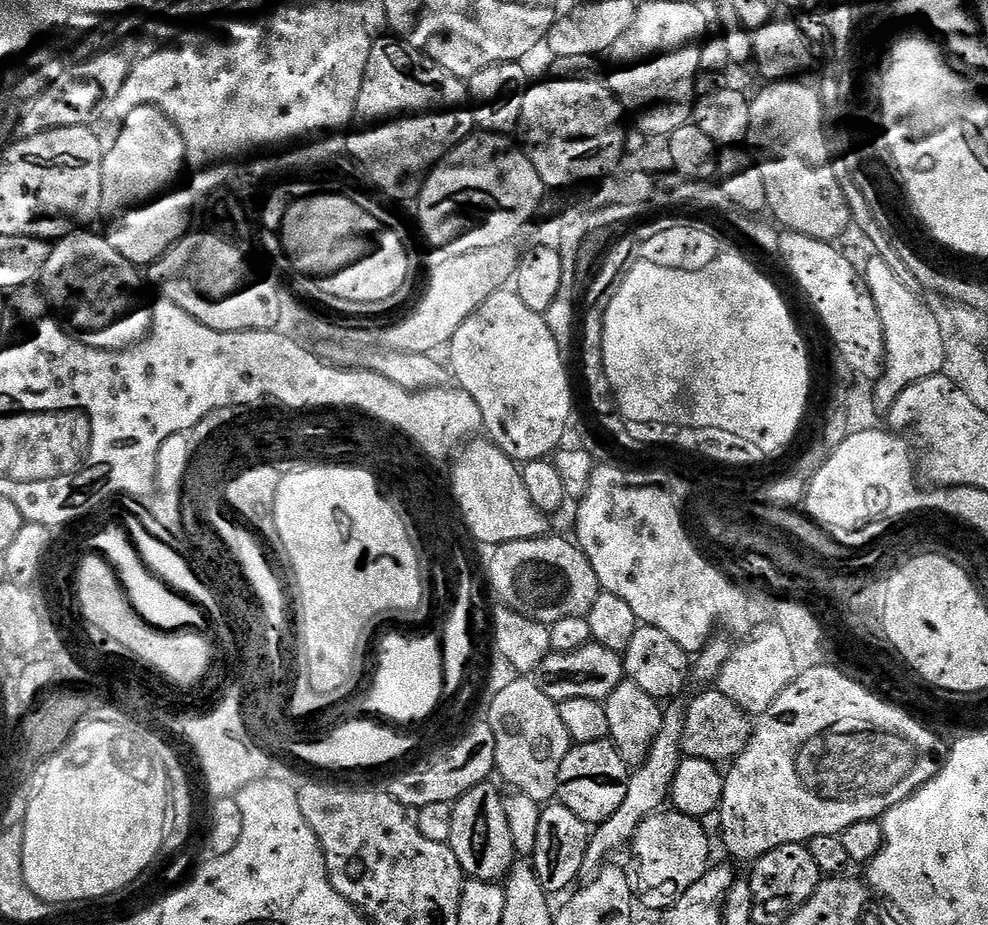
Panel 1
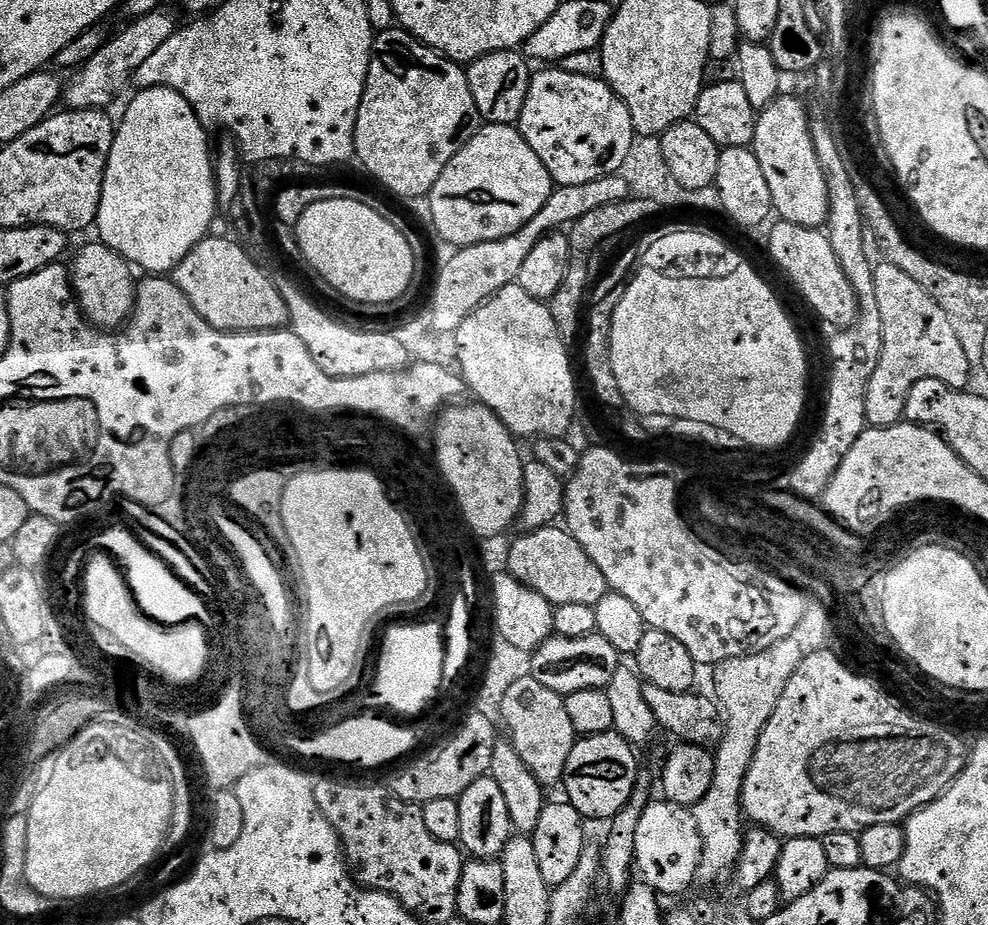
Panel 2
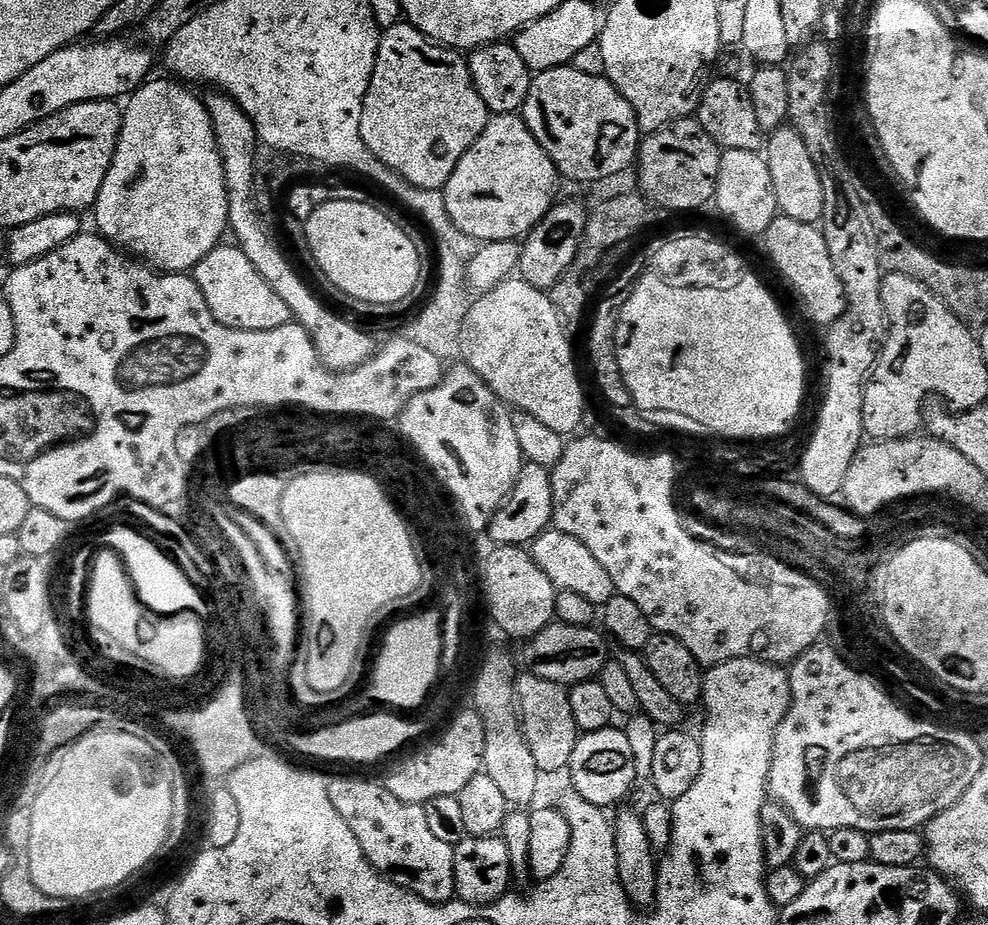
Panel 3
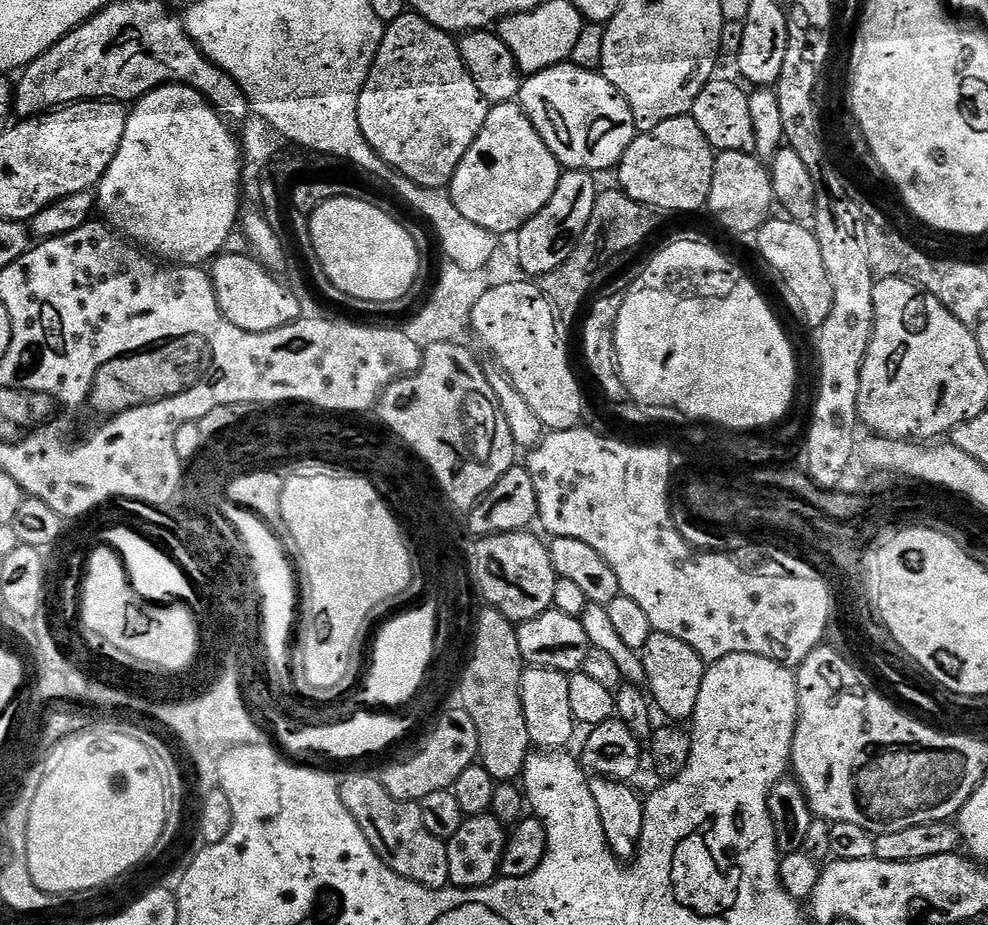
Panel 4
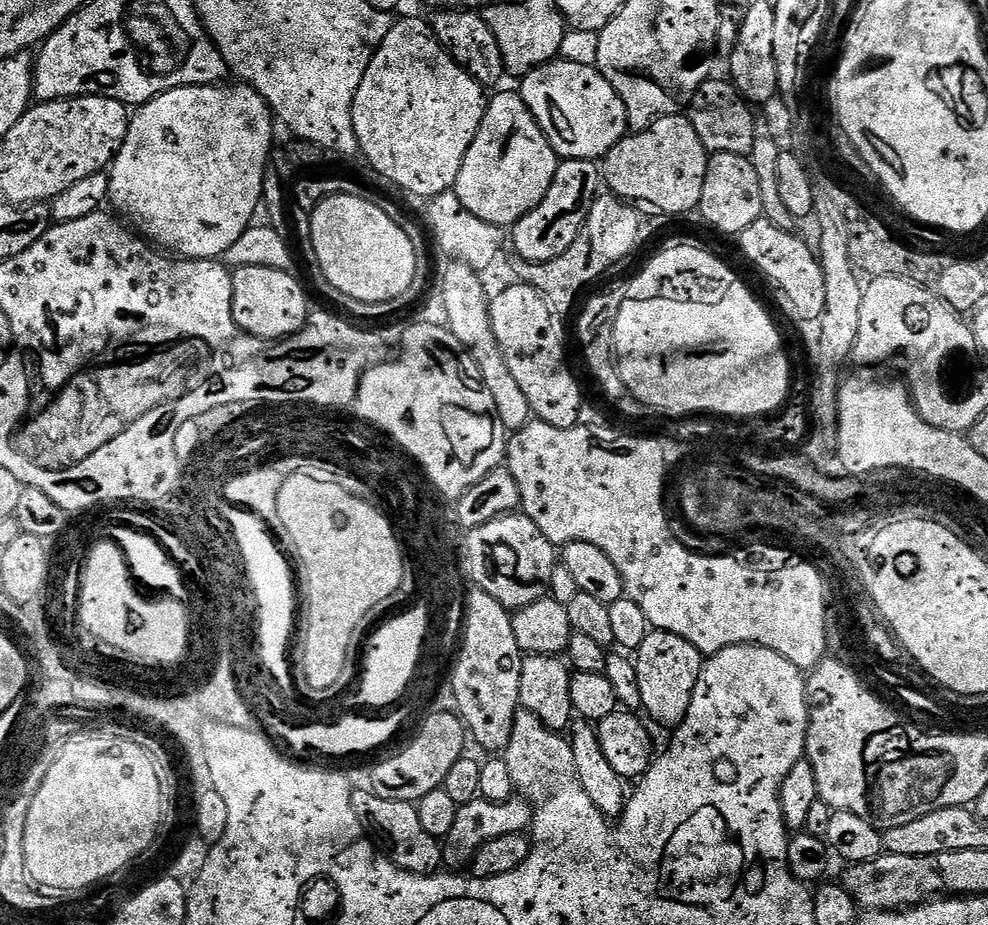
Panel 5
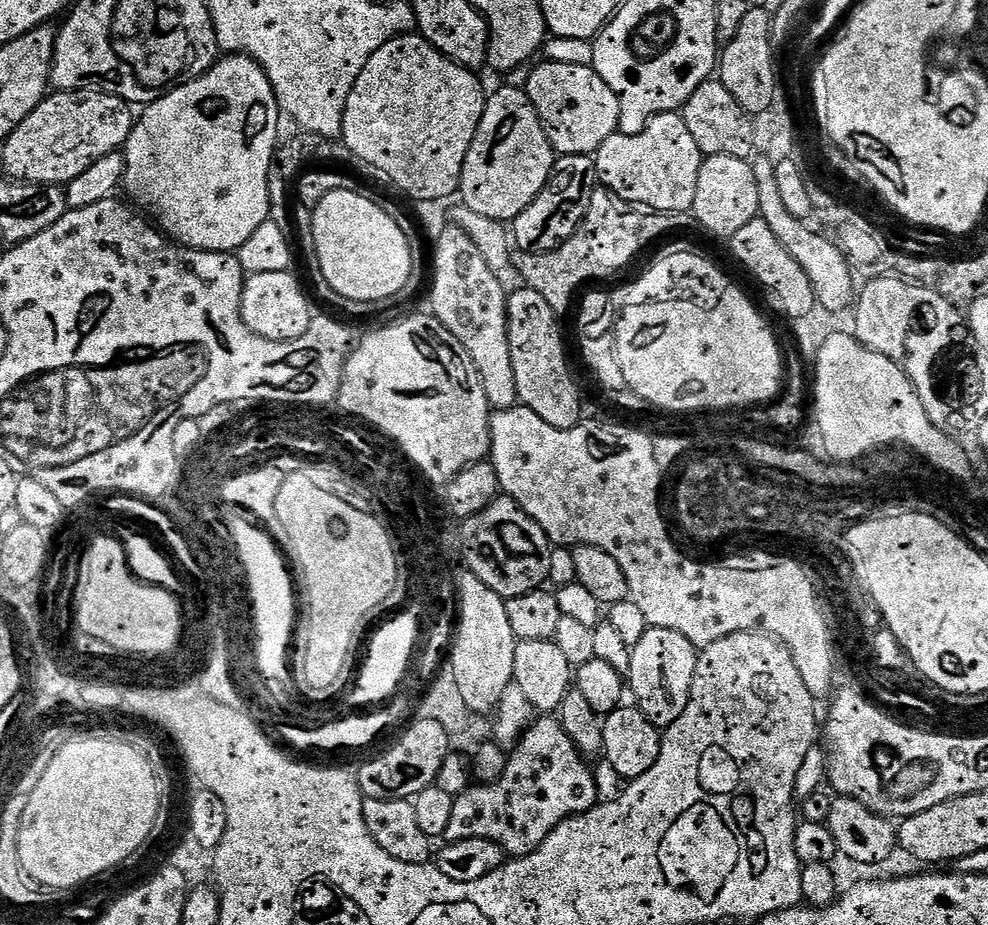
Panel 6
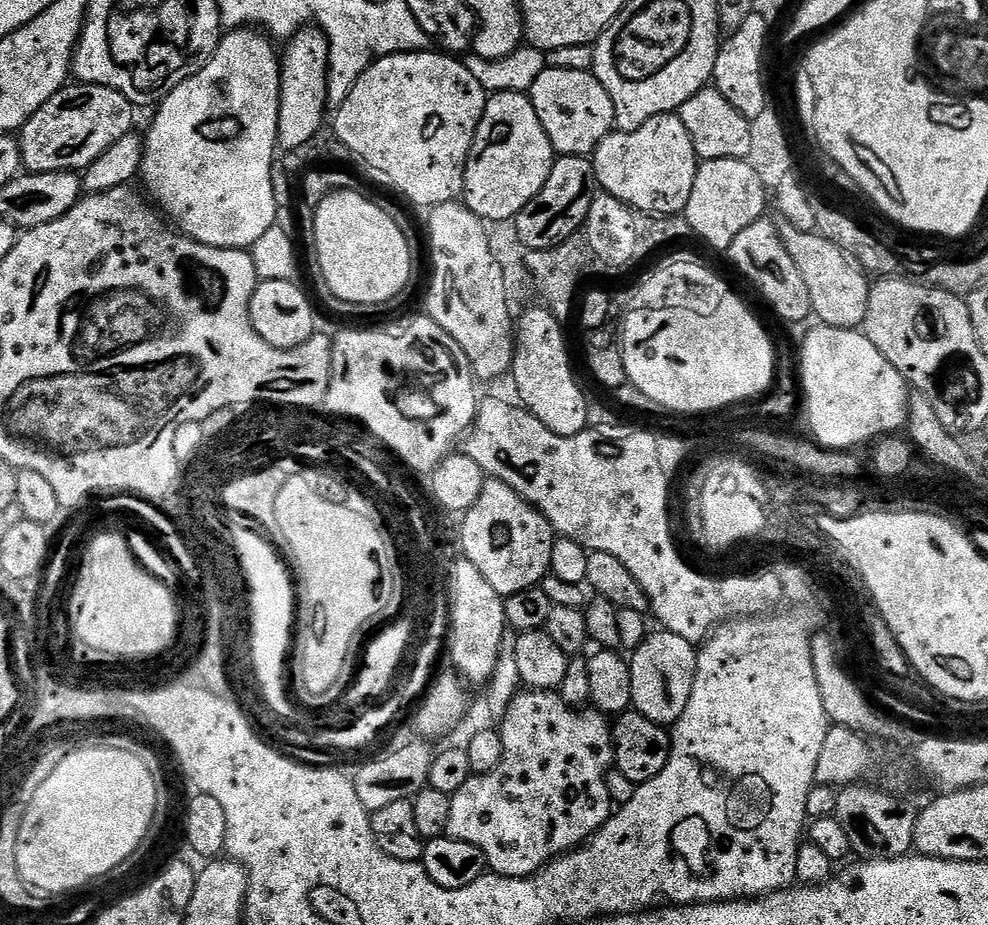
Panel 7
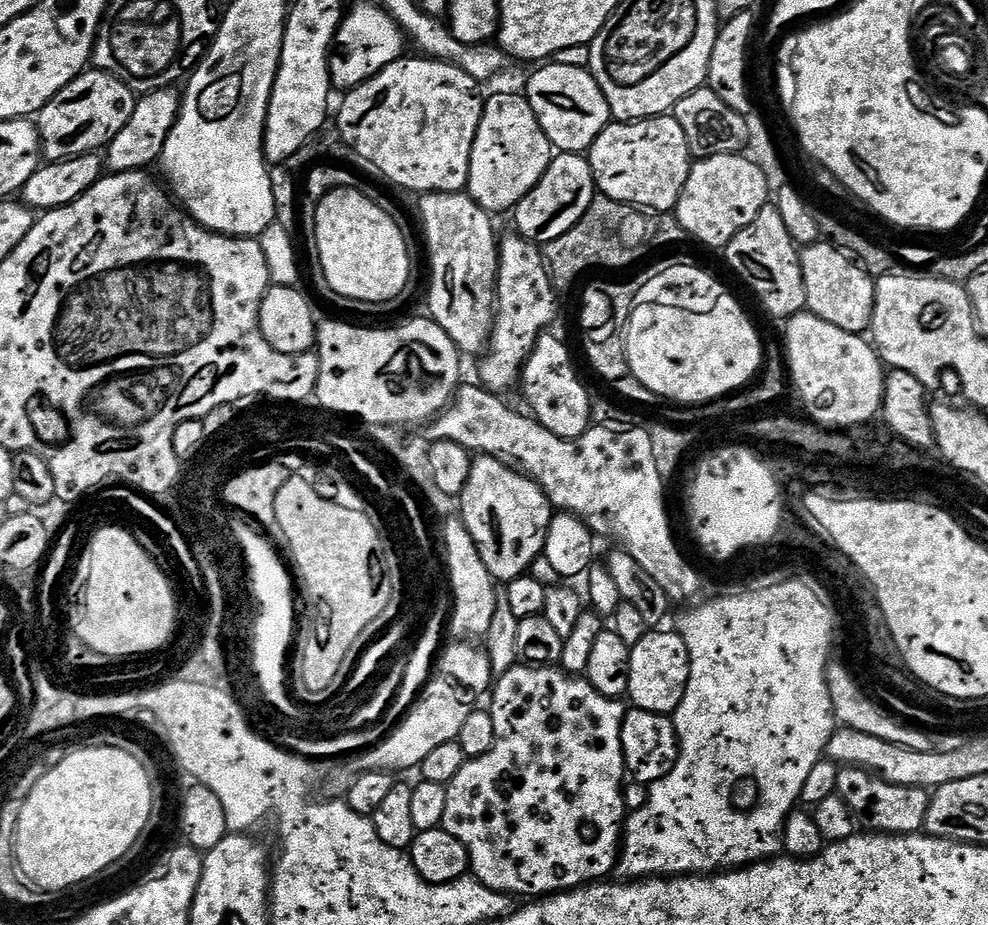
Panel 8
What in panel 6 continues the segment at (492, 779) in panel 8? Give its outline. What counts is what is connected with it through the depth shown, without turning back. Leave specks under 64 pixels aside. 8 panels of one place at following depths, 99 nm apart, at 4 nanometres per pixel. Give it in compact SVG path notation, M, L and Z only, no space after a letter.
M548 714L533 719L532 725L524 731L523 738L508 752L508 765L502 778L498 778L493 784L477 783L456 797L454 814L450 817L450 826L446 826L443 839L451 842L482 838L502 846L509 857L530 855L564 820L581 816L597 807L596 776L588 764L591 763L581 756L560 725L559 719Z

